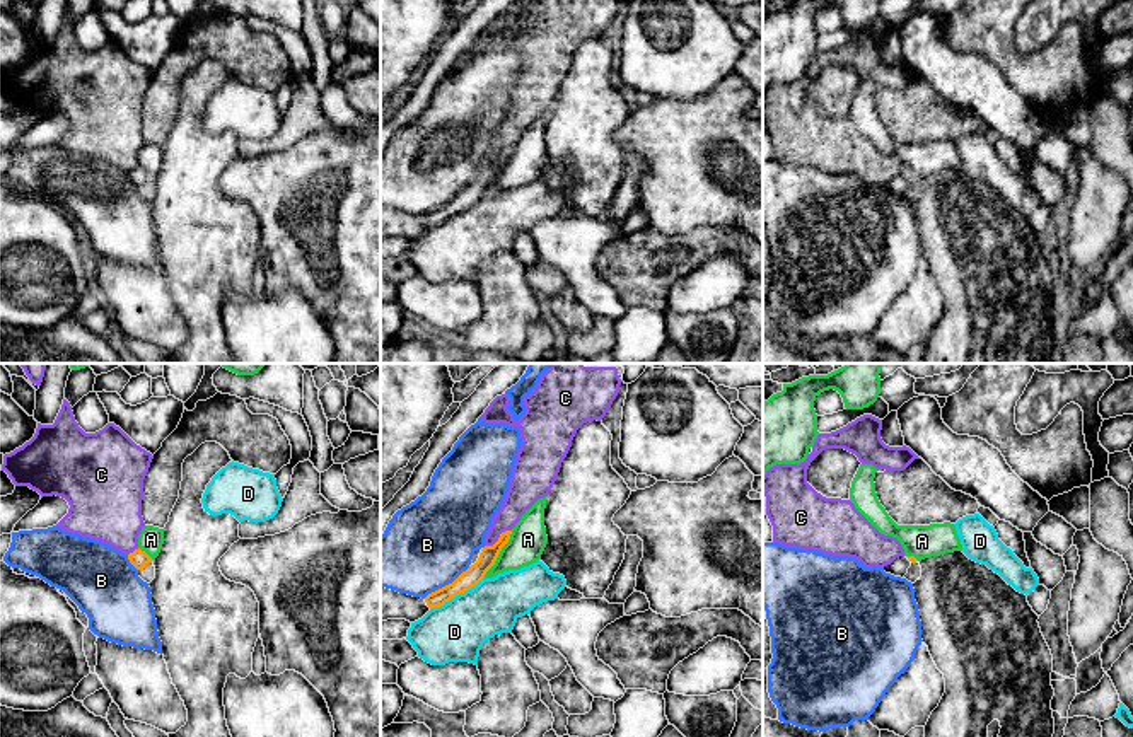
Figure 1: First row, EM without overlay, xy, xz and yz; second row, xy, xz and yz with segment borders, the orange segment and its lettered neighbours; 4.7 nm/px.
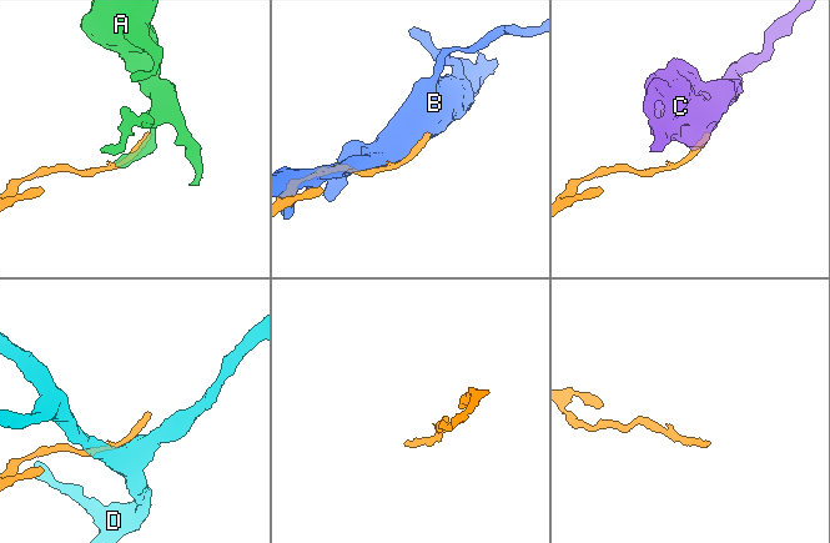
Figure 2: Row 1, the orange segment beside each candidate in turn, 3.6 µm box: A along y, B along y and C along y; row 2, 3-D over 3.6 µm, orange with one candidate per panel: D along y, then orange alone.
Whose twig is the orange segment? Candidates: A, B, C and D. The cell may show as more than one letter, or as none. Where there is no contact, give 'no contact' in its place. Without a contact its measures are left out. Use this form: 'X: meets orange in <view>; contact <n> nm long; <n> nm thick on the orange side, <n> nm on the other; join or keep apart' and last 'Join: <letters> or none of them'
A: meets orange in xz; contact 260 nm long; 90 nm thick on the orange side, 170 nm on the other; keep apart
B: meets orange in xz; contact 260 nm long; 90 nm thick on the orange side, 420 nm on the other; keep apart
C: meets orange in xz; contact 150 nm long; 90 nm thick on the orange side, 150 nm on the other; keep apart
D: meets orange in xz; contact 300 nm long; 90 nm thick on the orange side, 280 nm on the other; keep apart
Join: none of them

